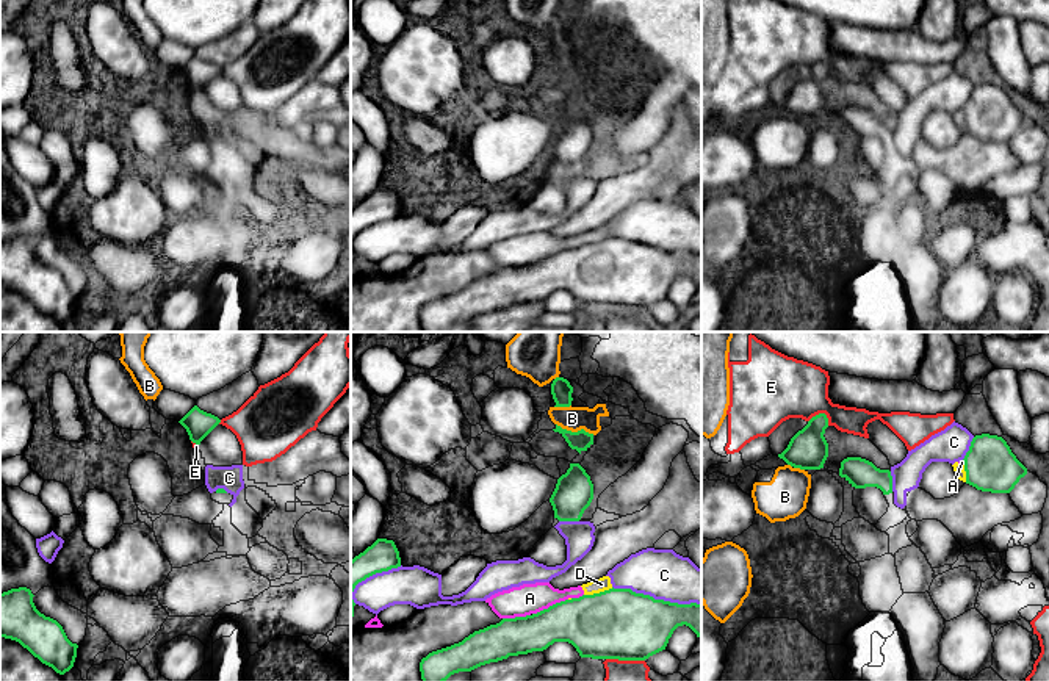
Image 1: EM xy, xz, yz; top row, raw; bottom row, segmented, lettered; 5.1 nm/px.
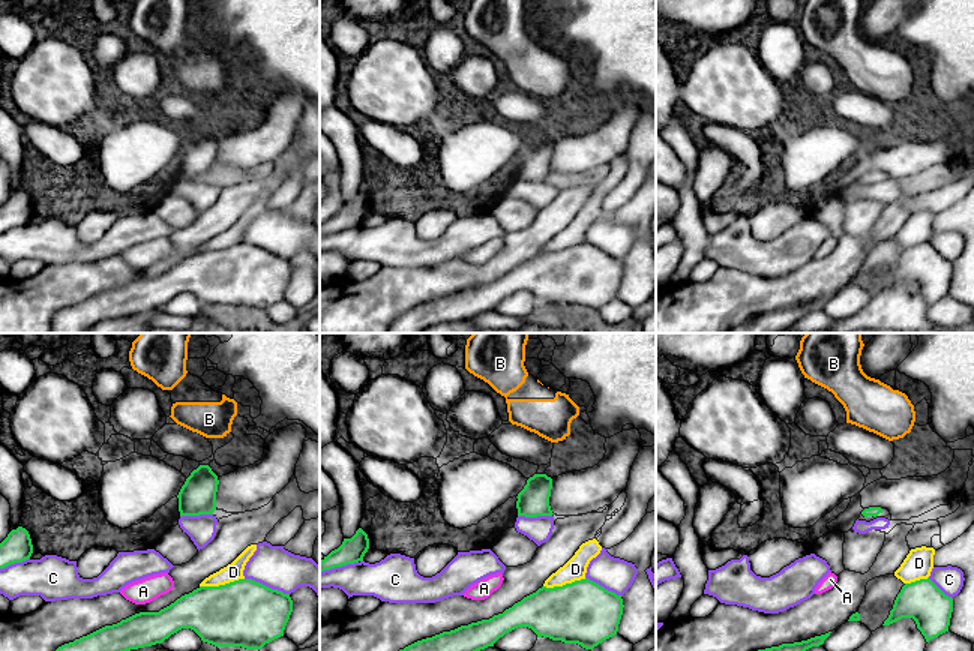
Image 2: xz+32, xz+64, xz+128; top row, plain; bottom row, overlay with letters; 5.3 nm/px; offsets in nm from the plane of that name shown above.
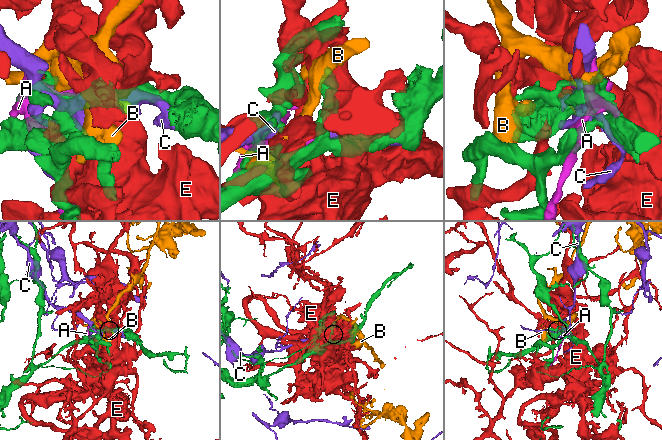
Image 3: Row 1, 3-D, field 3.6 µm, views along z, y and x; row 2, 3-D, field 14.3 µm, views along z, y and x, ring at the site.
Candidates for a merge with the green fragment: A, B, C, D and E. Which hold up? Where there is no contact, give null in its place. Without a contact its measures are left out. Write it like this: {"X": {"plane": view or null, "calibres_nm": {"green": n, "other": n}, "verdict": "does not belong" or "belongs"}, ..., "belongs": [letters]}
{"A": {"plane": "xz", "calibres_nm": {"green": 300, "other": 160}, "verdict": "does not belong"}, "B": {"plane": "xz", "calibres_nm": {"green": 100, "other": 130}, "verdict": "does not belong"}, "C": {"plane": "xz", "calibres_nm": {"green": 360, "other": 260}, "verdict": "does not belong"}, "D": {"plane": "xz", "calibres_nm": {"green": 360, "other": 70}, "verdict": "does not belong"}, "E": {"plane": "yz", "calibres_nm": {"green": 200, "other": 340}, "verdict": "does not belong"}, "belongs": []}

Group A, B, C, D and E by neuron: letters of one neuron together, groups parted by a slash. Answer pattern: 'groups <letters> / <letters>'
groups A D / B / C / E

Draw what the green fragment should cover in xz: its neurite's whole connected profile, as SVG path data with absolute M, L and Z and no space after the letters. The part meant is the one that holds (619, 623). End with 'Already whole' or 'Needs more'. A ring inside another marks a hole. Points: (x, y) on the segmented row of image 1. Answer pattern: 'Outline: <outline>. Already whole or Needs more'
Outline: M612 587L556 603L532 615L503 618L496 625L474 631L459 643L429 653L421 659L420 672L423 681L446 681L454 673L471 672L509 656L543 651L554 642L571 643L581 658L645 661L665 650L673 631L683 625L701 637L701 604L678 604L631 589Z. Already whole

